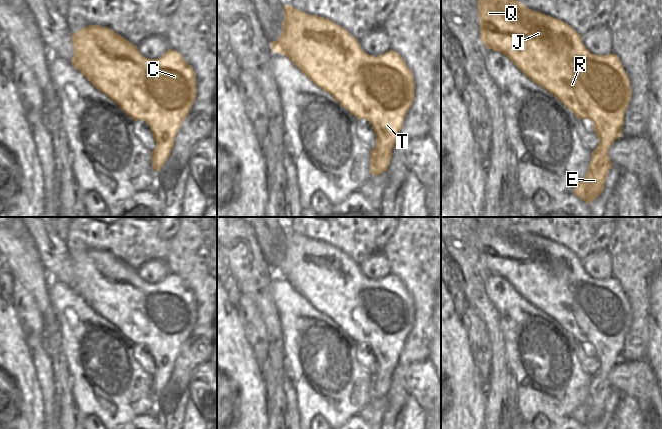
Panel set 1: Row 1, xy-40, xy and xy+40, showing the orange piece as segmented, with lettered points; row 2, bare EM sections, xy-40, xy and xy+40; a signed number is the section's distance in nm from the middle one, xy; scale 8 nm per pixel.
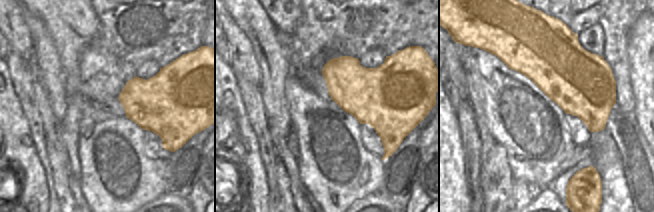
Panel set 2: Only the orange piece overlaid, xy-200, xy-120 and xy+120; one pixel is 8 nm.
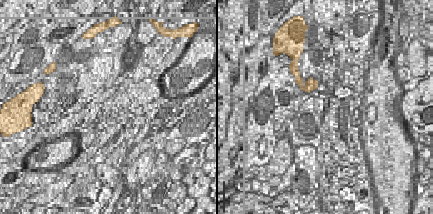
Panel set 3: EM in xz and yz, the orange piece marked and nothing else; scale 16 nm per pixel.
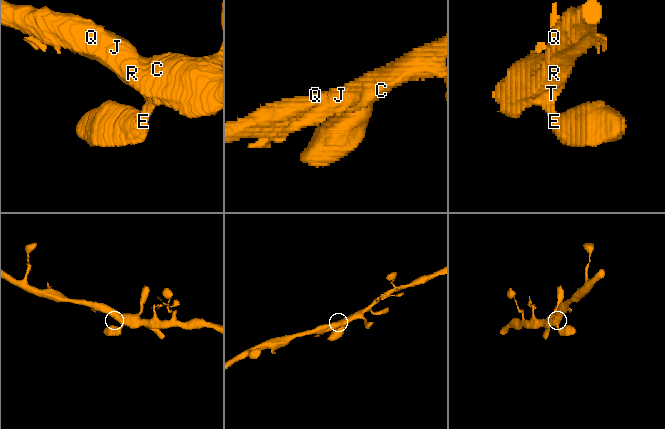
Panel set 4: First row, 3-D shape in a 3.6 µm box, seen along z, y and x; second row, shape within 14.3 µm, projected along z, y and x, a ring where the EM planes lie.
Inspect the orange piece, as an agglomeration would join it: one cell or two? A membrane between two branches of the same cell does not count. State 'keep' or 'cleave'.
keep

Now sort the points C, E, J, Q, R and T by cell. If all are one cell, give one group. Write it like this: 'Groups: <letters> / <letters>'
Groups: C E J Q R T

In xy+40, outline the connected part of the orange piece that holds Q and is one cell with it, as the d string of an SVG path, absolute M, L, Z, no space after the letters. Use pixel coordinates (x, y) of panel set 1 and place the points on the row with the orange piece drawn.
M478 0L480 38L484 45L503 53L526 77L543 87L561 101L578 119L591 119L600 142L592 151L592 158L584 178L574 188L574 195L590 202L604 190L606 176L612 167L608 156L610 146L622 135L624 114L630 102L630 80L617 55L595 55L583 44L582 37L567 23L533 11L517 0Z

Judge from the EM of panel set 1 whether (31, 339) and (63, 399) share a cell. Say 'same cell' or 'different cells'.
different cells

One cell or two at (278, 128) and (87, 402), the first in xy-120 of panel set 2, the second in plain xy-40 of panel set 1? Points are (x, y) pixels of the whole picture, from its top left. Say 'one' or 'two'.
two

